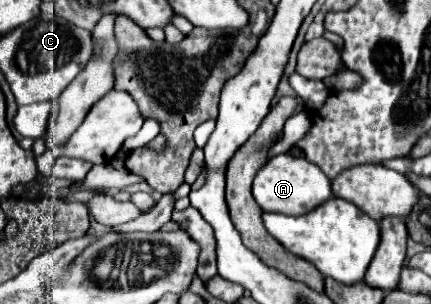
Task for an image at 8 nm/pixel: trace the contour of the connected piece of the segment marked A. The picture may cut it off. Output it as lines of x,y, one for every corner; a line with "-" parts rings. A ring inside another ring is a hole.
278,154
270,158
264,168
258,170
252,186
254,198
264,212
282,212
288,216
300,216
308,210
314,210
320,202
332,198
330,180
316,168
316,164
308,162
306,158
296,158
292,154

